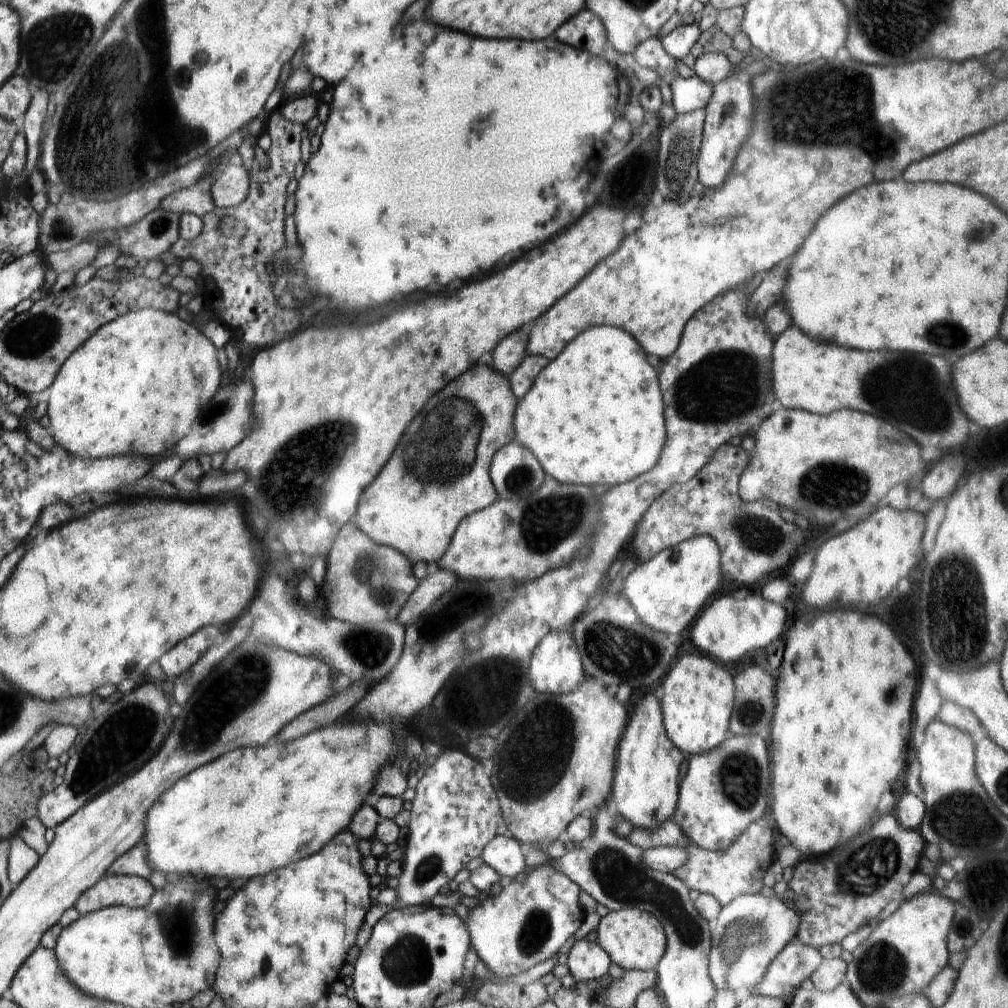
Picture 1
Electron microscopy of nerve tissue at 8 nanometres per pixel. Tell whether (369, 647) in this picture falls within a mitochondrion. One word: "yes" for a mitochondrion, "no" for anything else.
yes

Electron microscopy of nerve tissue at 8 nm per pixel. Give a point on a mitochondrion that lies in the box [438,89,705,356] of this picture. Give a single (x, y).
(681, 151)

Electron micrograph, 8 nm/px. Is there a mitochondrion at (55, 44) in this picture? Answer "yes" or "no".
yes

